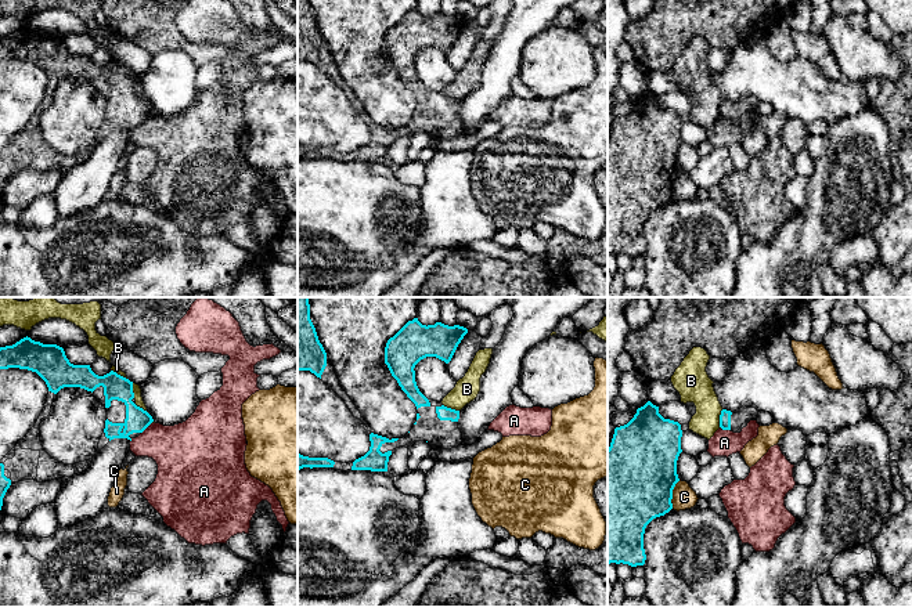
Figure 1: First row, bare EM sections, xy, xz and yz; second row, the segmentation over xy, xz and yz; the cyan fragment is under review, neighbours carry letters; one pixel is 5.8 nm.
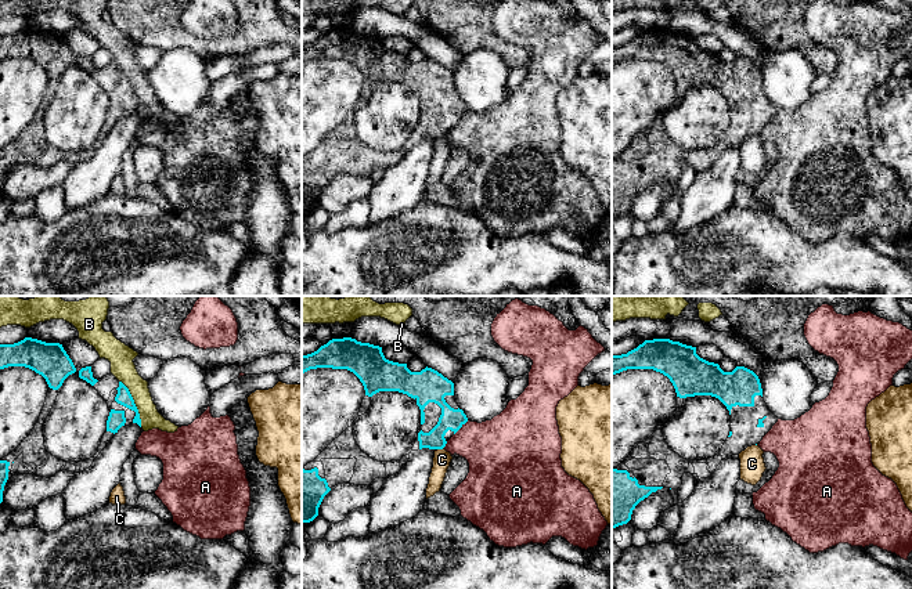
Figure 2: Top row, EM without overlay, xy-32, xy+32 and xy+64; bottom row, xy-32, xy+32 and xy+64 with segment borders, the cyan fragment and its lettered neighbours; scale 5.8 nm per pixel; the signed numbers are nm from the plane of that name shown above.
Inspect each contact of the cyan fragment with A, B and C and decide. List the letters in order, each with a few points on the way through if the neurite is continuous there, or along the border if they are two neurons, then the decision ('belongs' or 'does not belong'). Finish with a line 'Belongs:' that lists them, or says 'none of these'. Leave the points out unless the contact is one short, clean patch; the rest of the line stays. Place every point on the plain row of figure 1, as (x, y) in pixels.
A: border along xy (151, 112), (141, 123); does not belong
B: border along yz (723, 100), (718, 116); does not belong
C: does not belong
Belongs: none of these

